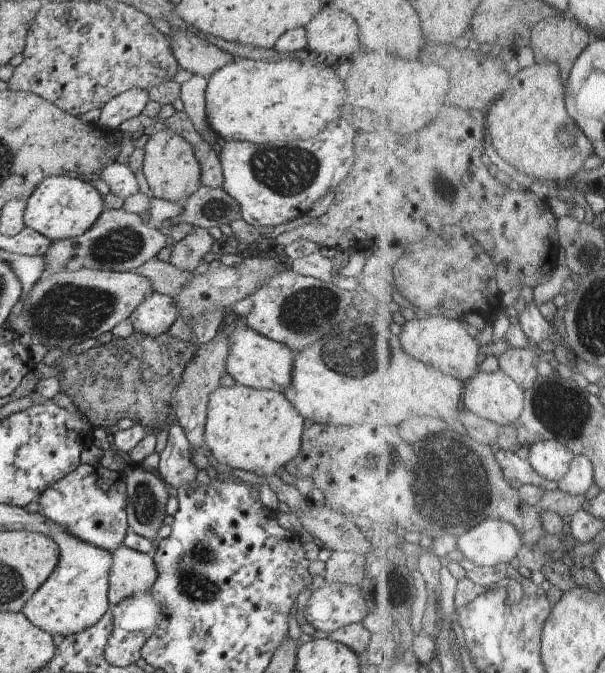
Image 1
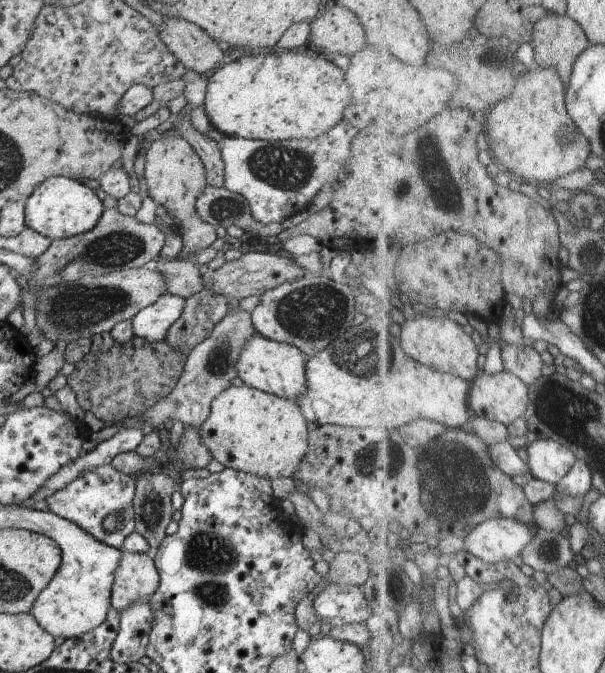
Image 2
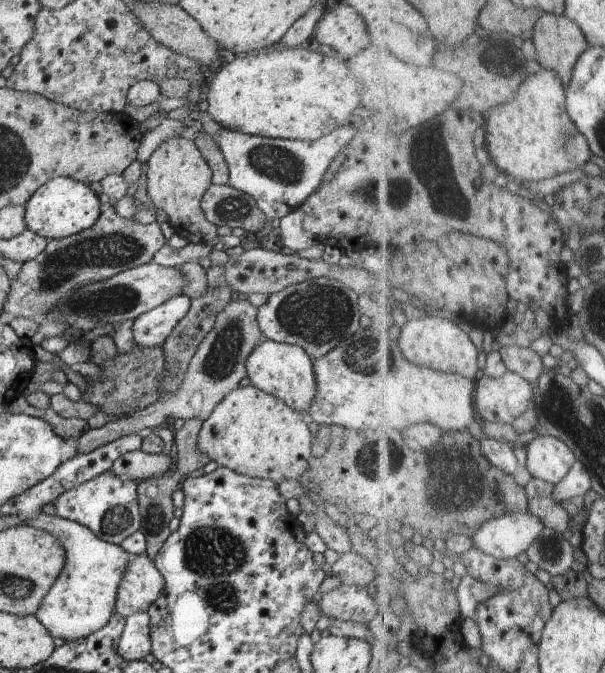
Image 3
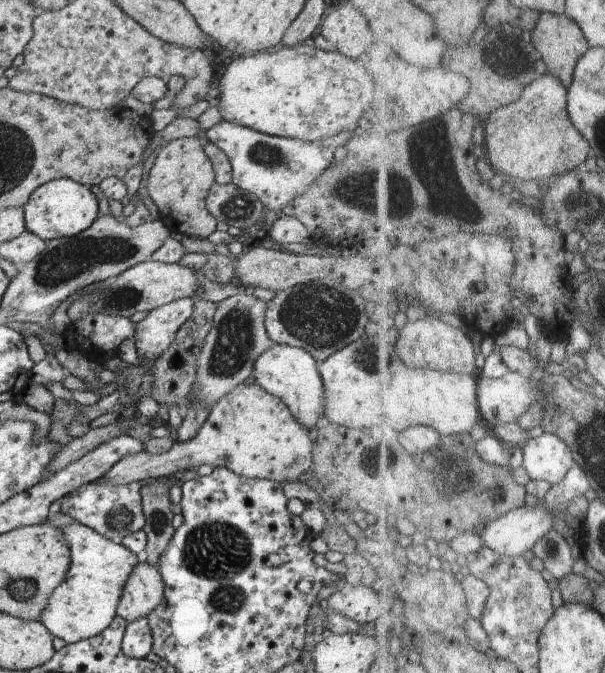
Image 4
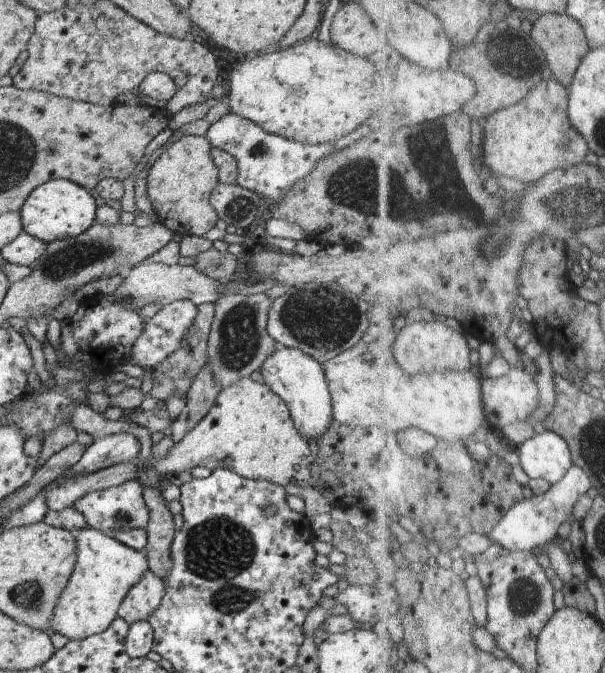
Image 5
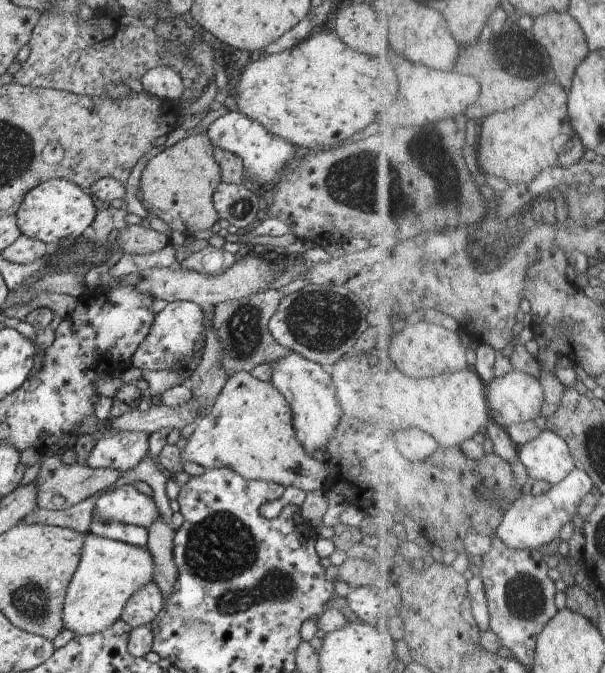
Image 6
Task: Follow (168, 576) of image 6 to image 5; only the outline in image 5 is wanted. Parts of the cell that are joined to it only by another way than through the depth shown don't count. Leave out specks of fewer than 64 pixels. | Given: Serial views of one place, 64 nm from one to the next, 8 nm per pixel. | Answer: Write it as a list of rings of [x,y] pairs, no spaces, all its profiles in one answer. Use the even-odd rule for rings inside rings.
[[[143,485],[142,496],[150,510],[148,524],[144,528],[147,532],[144,552],[148,556],[149,569],[166,584],[166,576],[172,566],[170,551],[176,526],[167,502],[162,497],[162,491]]]

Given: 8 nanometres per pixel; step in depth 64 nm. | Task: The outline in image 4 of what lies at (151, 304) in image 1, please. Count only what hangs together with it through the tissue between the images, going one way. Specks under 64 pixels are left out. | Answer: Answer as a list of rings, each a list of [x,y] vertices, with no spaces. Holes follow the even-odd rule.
[[[181,298],[152,309],[144,320],[136,323],[134,342],[141,359],[157,360],[172,346],[178,330],[190,320],[194,301]]]

